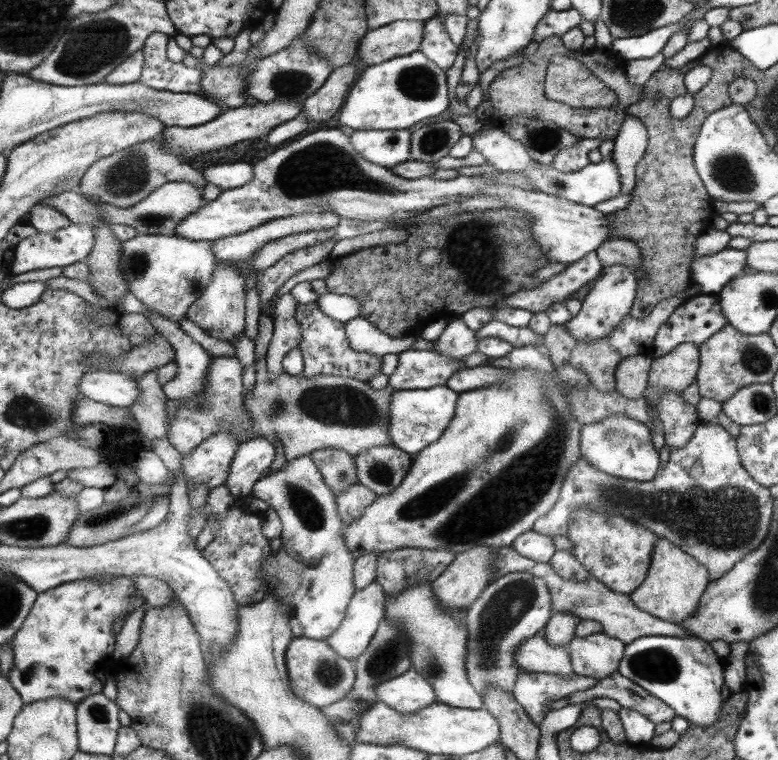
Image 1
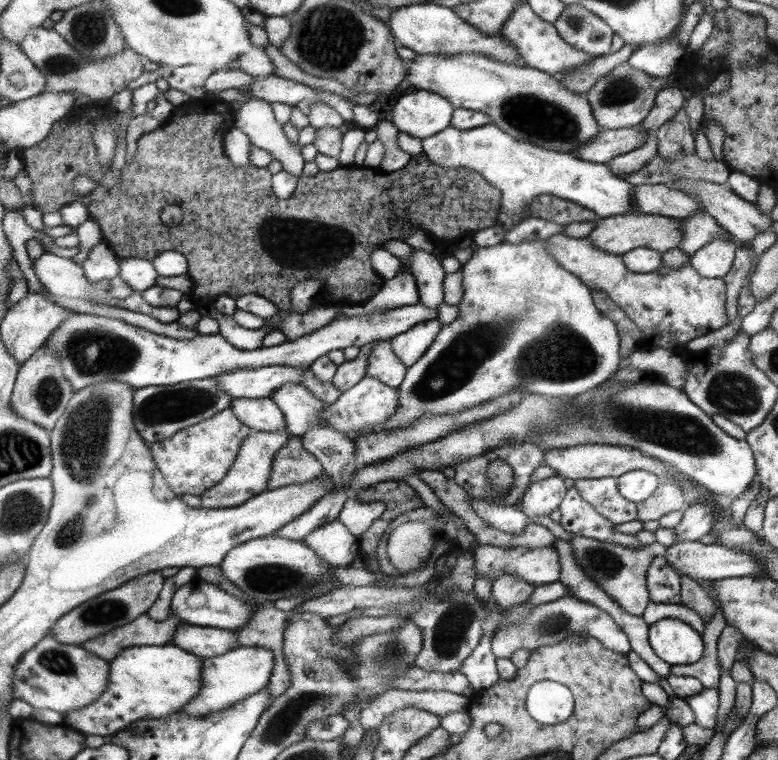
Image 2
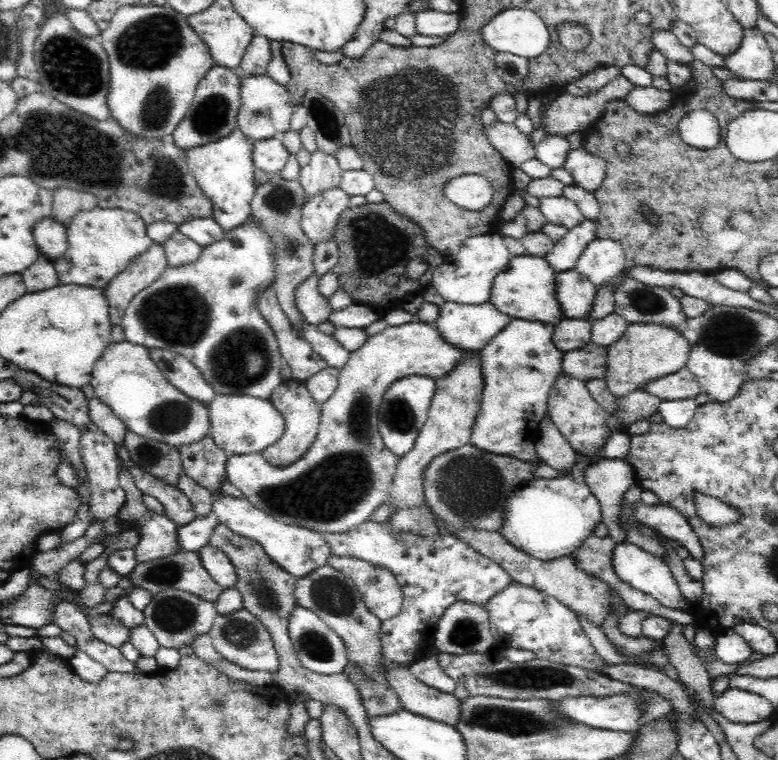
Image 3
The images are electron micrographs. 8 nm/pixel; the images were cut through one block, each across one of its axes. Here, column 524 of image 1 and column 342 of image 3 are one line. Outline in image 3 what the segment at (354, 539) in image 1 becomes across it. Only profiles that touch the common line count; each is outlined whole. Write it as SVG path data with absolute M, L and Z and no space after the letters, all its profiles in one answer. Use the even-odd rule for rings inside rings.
M416 320L400 326L388 325L379 334L368 337L360 349L352 352L348 364L339 371L336 390L321 405L316 440L313 440L304 456L282 468L272 467L263 453L227 456L224 464L227 482L240 490L252 506L284 524L301 526L317 533L346 532L359 526L387 499L397 468L397 456L387 448L379 433L379 409L386 389L396 380L409 375L428 376L434 380L446 376L473 353L454 349L452 345L444 343L434 323Z

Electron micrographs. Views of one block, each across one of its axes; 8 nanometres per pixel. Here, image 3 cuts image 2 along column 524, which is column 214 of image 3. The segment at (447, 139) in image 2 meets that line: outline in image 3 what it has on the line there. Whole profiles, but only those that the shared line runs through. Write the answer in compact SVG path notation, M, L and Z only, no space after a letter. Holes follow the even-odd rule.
M238 127L233 131L221 140L186 150L189 171L212 201L213 217L224 232L240 227L251 216L251 200L256 187L253 173L255 166L252 162L255 142L244 136Z

